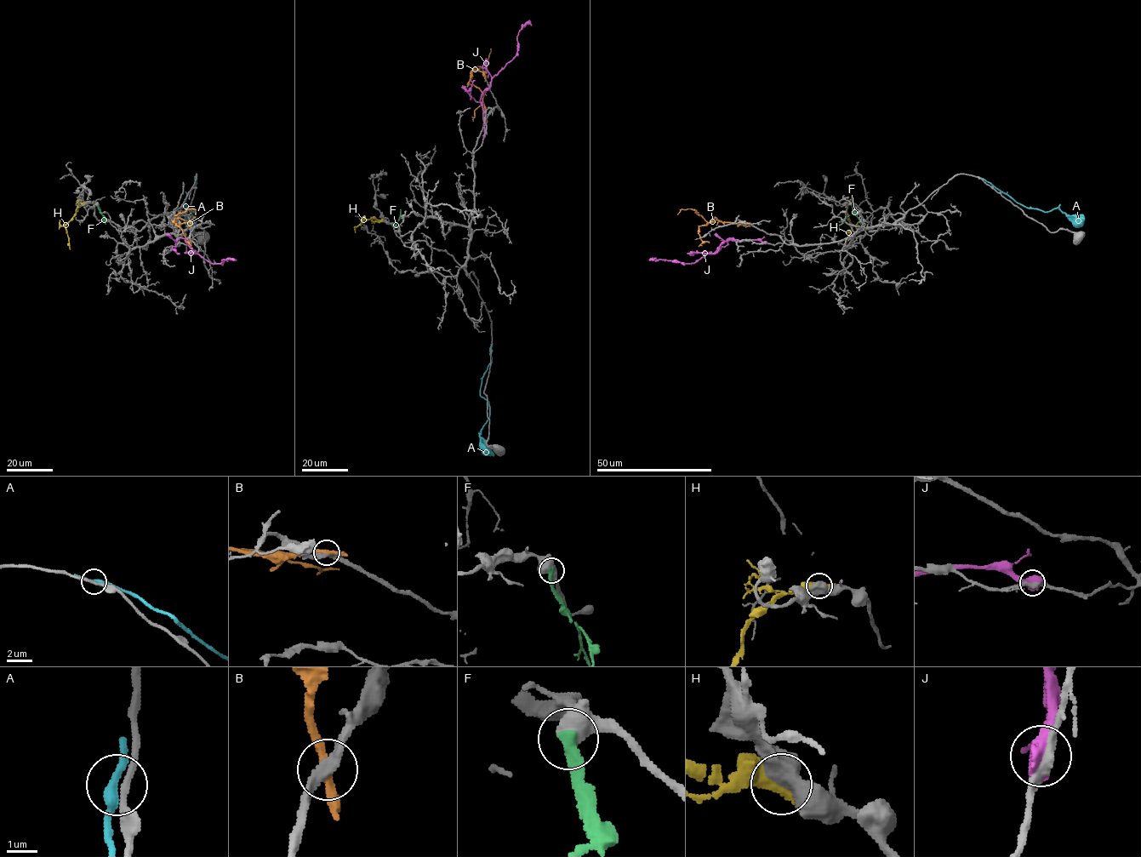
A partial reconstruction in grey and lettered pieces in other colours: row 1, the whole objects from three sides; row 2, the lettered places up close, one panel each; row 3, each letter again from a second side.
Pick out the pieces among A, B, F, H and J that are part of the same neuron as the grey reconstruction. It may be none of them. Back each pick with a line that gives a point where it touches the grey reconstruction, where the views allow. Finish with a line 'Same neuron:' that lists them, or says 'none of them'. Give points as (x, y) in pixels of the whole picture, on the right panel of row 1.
Same neuron: none of them

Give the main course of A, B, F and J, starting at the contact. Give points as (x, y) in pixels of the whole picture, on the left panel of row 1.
A: (195, 176), (196, 183), (187, 194), (185, 205), (195, 211), (186, 208), (185, 214), (198, 219)
B: (191, 223), (180, 218), (174, 221), (176, 215), (187, 209), (195, 209), (195, 214)
F: (98, 204), (105, 222)
J: (189, 242), (195, 253), (210, 262), (236, 259)

